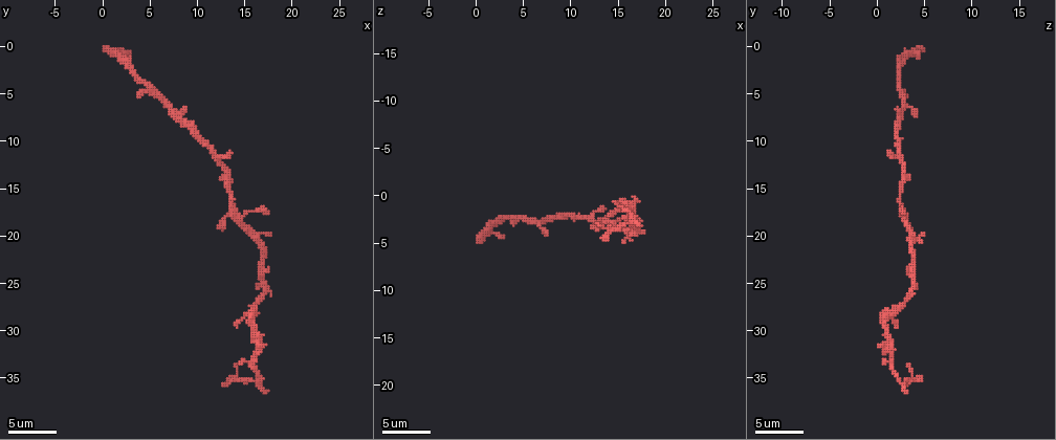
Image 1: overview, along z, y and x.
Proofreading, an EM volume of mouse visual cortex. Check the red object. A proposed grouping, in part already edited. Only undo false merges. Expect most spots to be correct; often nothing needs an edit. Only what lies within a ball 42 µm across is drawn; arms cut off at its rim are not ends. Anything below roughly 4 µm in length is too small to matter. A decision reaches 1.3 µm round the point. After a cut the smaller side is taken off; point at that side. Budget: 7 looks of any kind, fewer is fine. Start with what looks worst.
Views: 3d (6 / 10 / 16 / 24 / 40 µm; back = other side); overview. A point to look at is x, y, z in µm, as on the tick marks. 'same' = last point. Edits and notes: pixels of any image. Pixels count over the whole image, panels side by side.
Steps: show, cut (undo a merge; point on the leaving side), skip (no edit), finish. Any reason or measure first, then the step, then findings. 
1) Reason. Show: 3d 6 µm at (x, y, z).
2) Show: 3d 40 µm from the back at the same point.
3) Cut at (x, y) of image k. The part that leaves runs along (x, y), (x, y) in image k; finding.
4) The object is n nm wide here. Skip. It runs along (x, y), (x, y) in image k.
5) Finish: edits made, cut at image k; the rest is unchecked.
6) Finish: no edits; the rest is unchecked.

Three-way junction. Show: 3d 6 µm at (14.6, 18.4, 2.8).

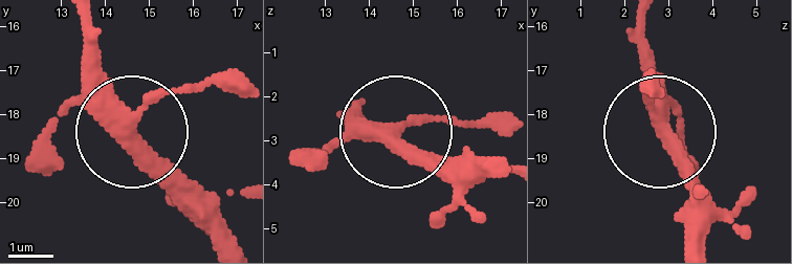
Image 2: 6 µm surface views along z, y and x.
Skip. It runs along (655, 133), (719, 208) in image 2; all the same neuron.

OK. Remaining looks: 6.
Calibre changes. Show: 3d 10 µm at (5.2, 4.2, 2.4).

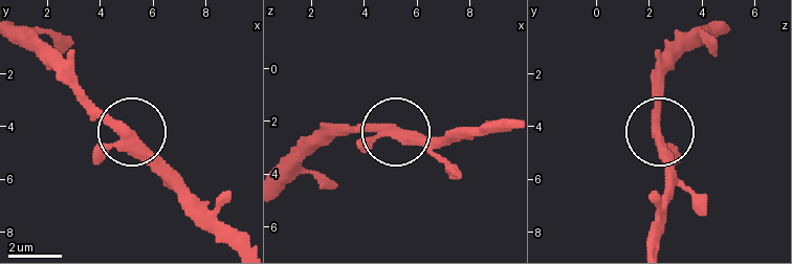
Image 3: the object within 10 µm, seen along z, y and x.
Skip. It runs along (241, 244), (139, 135), (112, 122), (61, 70) in image 3; one neuron here.

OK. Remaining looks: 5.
Thick turns thin. Show: 3d 6 µm at (17.0, 25.2, 3.8).

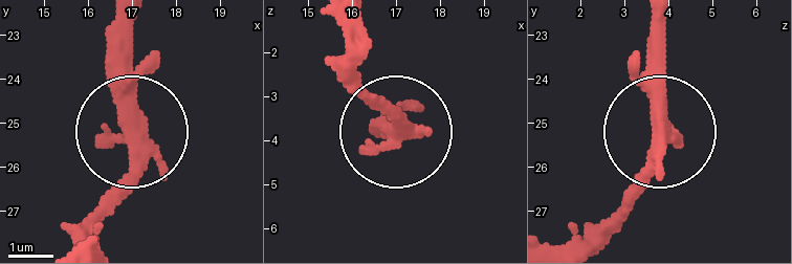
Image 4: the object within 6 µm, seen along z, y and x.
3 arms meet here. Skip. It runs along (656, 25), (652, 172), (580, 246) in image 4; all the same neuron.

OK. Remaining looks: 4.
Finish: no edits; the rest is unchecked.

